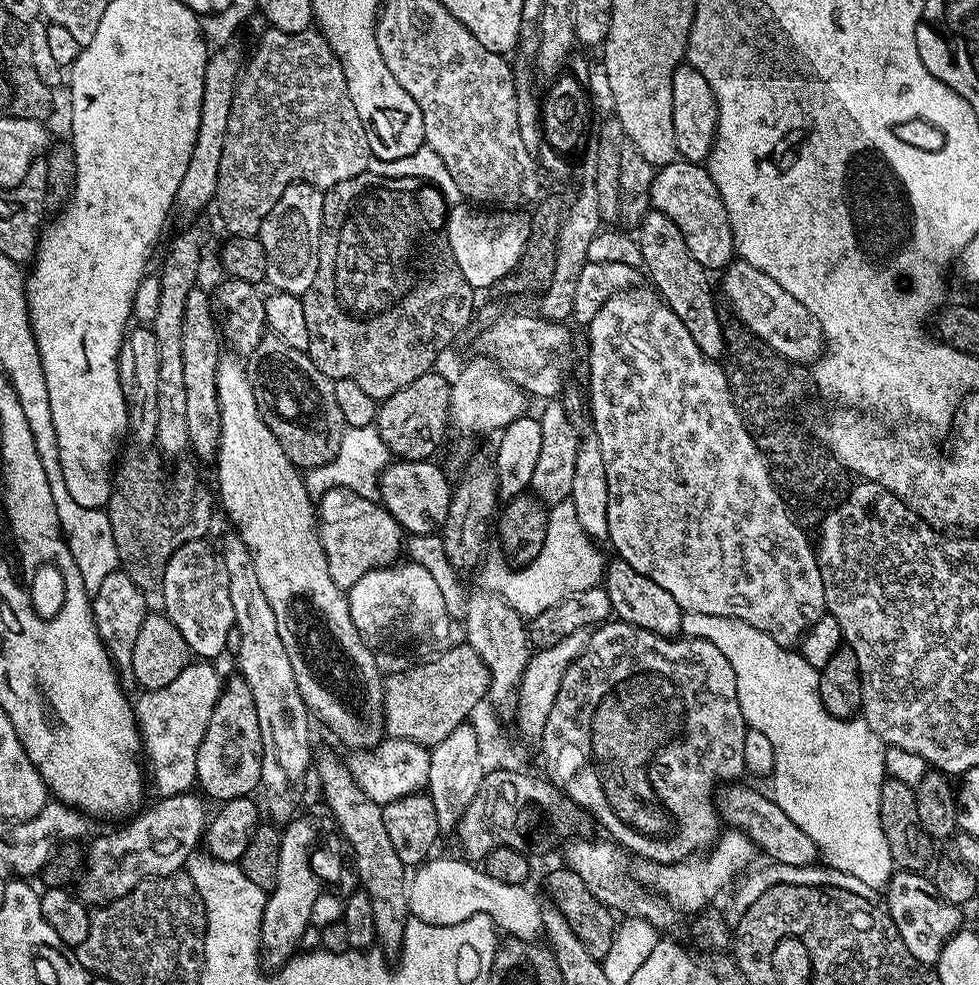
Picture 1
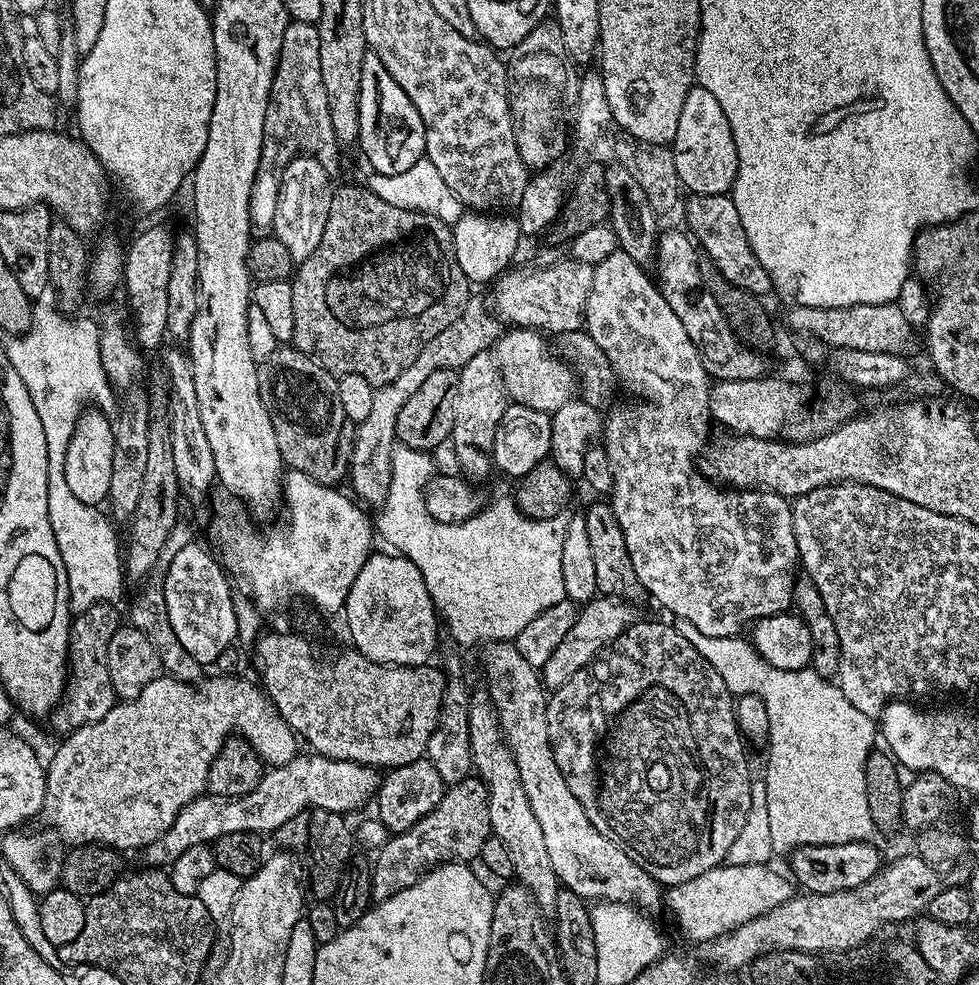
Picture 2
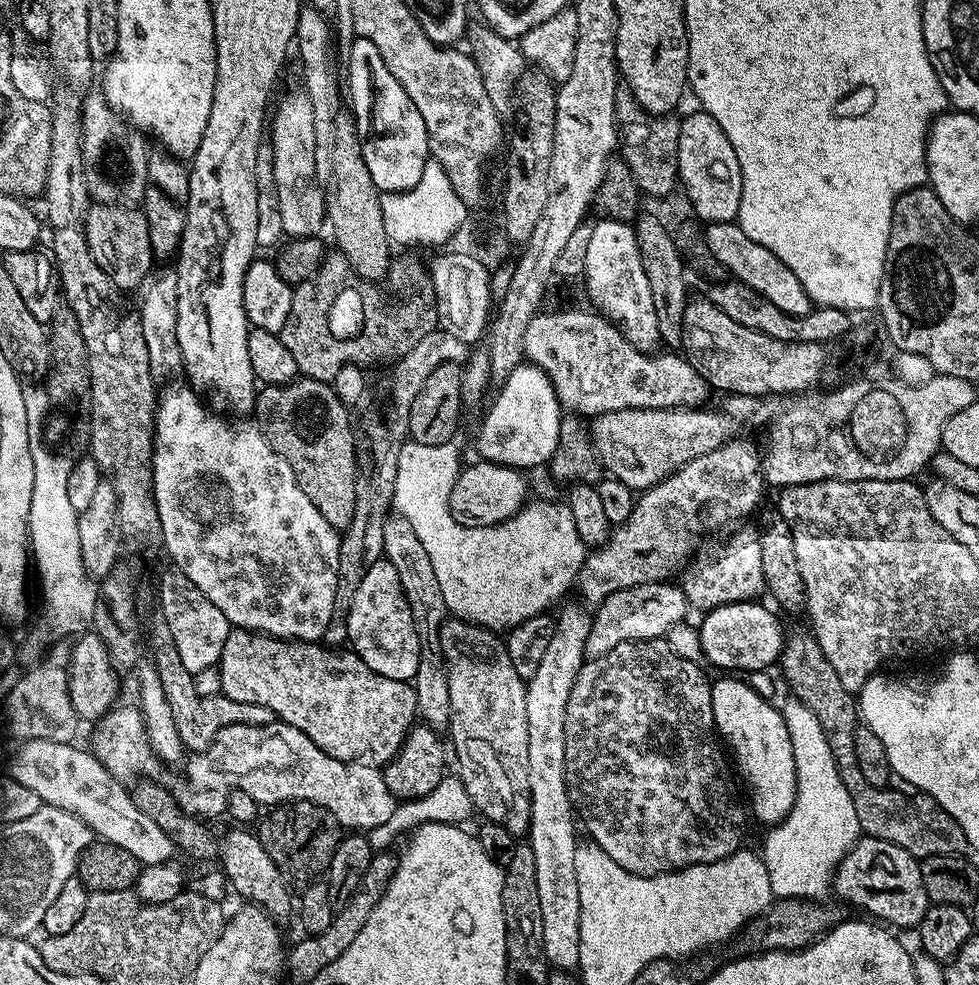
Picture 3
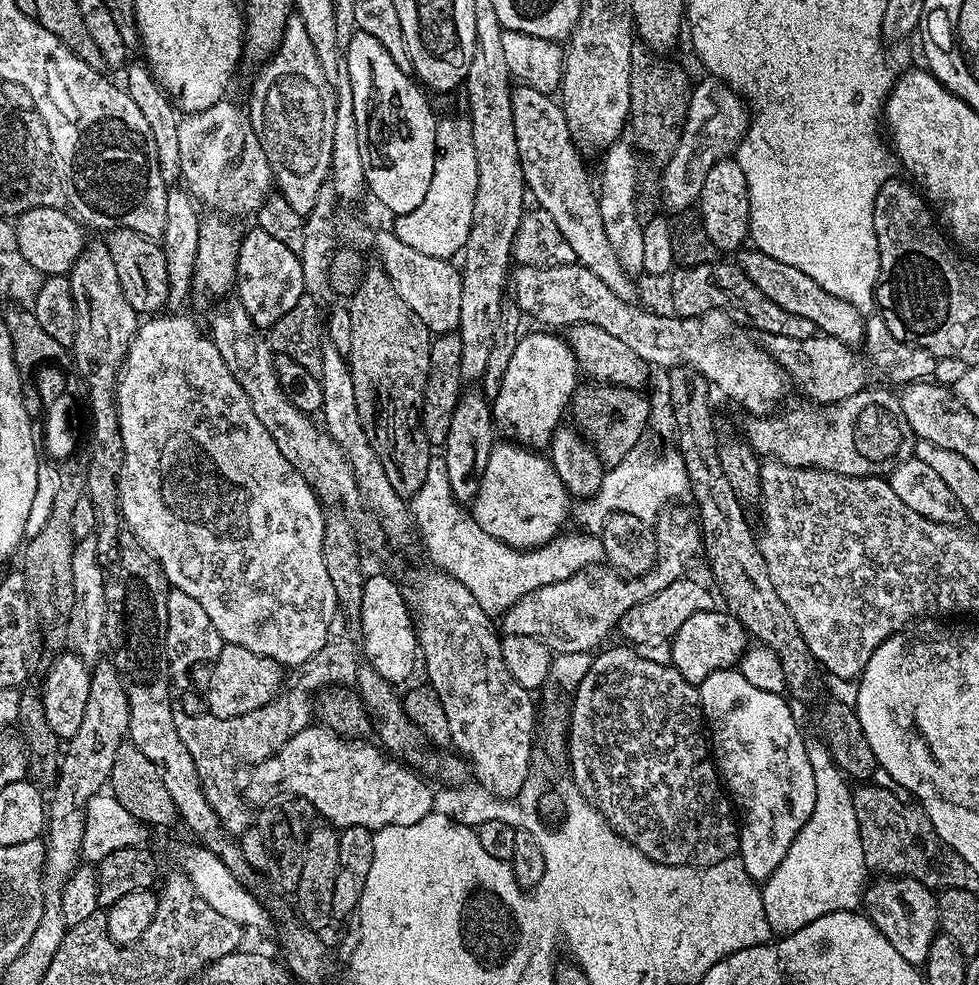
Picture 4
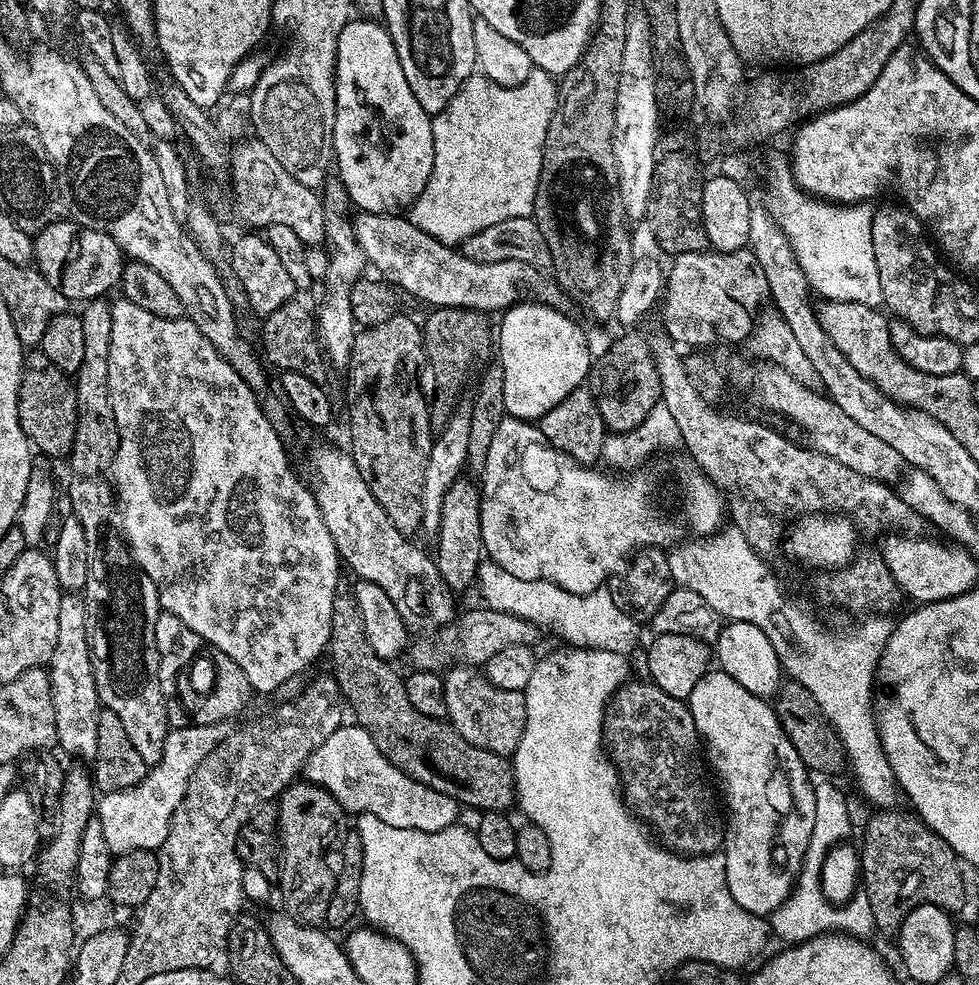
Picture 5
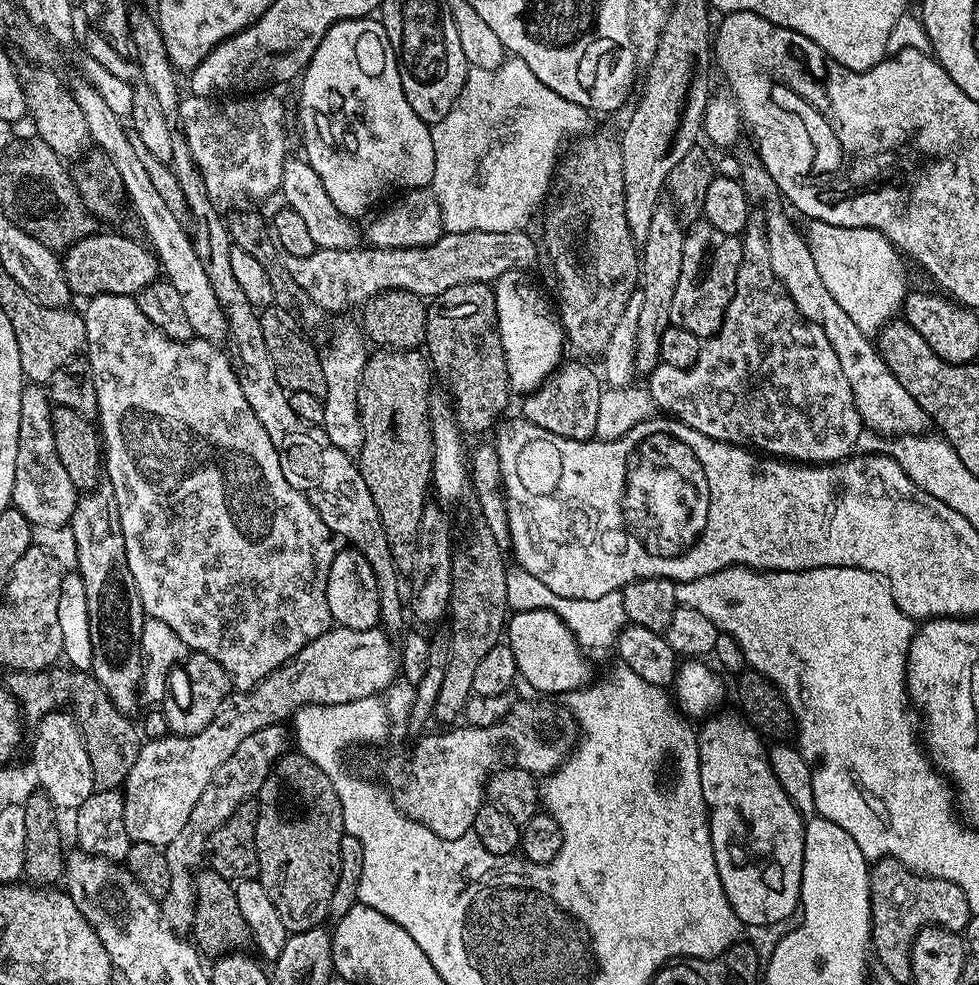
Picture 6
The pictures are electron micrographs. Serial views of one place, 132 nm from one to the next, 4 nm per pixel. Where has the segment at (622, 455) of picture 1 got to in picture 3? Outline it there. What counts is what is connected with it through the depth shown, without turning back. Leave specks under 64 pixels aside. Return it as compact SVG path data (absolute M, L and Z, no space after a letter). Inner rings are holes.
M600 218L592 224L582 282L588 286L589 298L597 304L593 305L617 325L624 337L640 352L652 352L655 344L661 343L658 314L654 314L650 282L646 282L646 270L642 266L636 230L631 223ZM755 527L740 528L729 540L703 548L691 557L682 572L682 587L693 609L711 610L739 600L755 601L759 597L756 595L765 591L760 533Z

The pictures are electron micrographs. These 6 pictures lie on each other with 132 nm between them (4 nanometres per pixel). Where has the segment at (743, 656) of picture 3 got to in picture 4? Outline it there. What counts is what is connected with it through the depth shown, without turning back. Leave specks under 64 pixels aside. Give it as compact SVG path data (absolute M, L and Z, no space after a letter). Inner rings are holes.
M727 610L696 612L690 618L686 618L682 626L678 626L675 636L670 641L670 647L672 667L678 670L678 674L682 674L682 678L686 678L686 682L698 686L719 668L736 668L750 647L750 637L742 622L738 622L738 618Z

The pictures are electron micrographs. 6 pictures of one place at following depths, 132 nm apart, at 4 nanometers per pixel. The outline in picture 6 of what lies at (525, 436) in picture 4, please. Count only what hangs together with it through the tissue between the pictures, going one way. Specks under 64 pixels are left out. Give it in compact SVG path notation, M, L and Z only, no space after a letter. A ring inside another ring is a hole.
M523 268L506 270L494 281L498 330L502 350L506 354L506 384L513 393L535 392L565 359L566 337L559 315L548 305L548 300L536 289L534 281Z

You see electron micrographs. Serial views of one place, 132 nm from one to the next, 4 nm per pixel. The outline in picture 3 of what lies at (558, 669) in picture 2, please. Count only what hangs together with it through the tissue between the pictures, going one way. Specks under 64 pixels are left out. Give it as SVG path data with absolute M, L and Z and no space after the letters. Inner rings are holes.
M676 582L643 584L637 588L618 590L595 605L590 634L586 638L584 655L588 660L598 658L614 646L631 640L658 640L667 637L669 630L685 619L690 605L683 587Z

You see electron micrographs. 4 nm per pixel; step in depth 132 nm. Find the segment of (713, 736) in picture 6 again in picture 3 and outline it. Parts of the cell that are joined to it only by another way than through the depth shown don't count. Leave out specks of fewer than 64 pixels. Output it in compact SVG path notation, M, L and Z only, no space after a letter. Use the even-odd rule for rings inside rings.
M724 674L720 681L715 681L712 684L712 713L714 714L714 722L716 723L716 730L719 736L719 739L723 741L726 745L727 751L730 753L732 751L732 756L736 759L736 768L735 771L738 773L740 771L739 779L743 781L745 780L748 783L748 796L752 799L752 808L750 804L750 812L757 816L758 819L761 820L762 823L768 824L767 826L775 826L781 824L785 818L790 814L790 810L794 806L794 798L796 797L796 767L794 766L794 746L790 742L790 730L786 726L786 722L784 721L784 713L781 711L779 707L775 708L773 701L766 697L760 697L759 694L753 690L749 684L749 681L744 678L737 678L732 674Z

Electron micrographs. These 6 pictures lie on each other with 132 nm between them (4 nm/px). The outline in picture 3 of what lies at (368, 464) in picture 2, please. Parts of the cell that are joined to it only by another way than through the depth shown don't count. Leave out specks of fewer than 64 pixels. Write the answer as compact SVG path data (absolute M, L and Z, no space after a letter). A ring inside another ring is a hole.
M433 330L427 332L405 356L401 356L395 363L396 370L392 374L392 389L388 396L392 405L388 408L388 421L385 424L372 424L368 428L368 436L372 439L372 473L363 477L362 483L356 490L356 505L354 518L350 526L340 537L340 557L338 558L338 590L334 594L335 619L326 630L324 640L329 645L340 646L347 641L348 611L354 602L354 594L362 582L366 570L374 566L384 556L383 527L390 515L396 494L396 475L398 474L398 454L400 445L408 436L408 415L414 398L418 398L418 390L422 390L422 382L438 370L440 364L463 365L468 359L470 344L458 338L447 330ZM389 508L389 509L388 509Z

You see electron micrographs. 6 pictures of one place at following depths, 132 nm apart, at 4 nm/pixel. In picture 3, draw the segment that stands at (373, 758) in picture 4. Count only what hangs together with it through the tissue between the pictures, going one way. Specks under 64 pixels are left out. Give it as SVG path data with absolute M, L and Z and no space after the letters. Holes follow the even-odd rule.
M273 722L270 724L231 724L216 736L216 743L210 750L201 751L187 761L188 785L178 792L181 808L185 813L197 818L224 816L231 792L248 792L260 806L283 806L297 800L308 800L317 808L324 808L328 815L344 830L370 830L382 826L394 814L398 803L386 786L384 773L379 767L370 764L344 764L341 760L330 758L302 730L293 724Z

